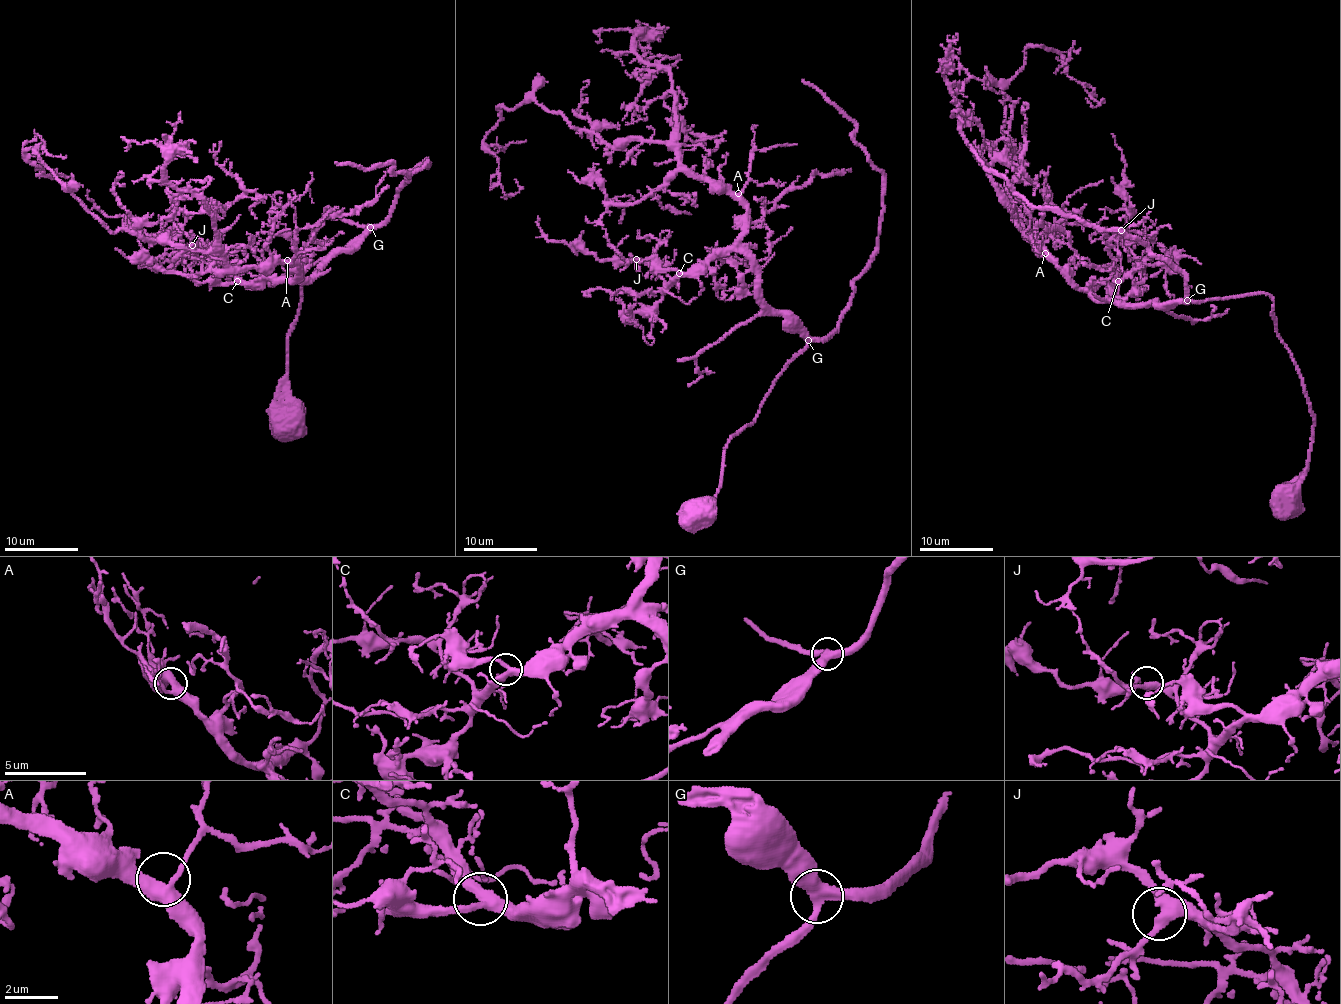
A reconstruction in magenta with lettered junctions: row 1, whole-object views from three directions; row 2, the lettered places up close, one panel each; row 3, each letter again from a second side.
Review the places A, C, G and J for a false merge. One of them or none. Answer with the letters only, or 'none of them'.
none of them

